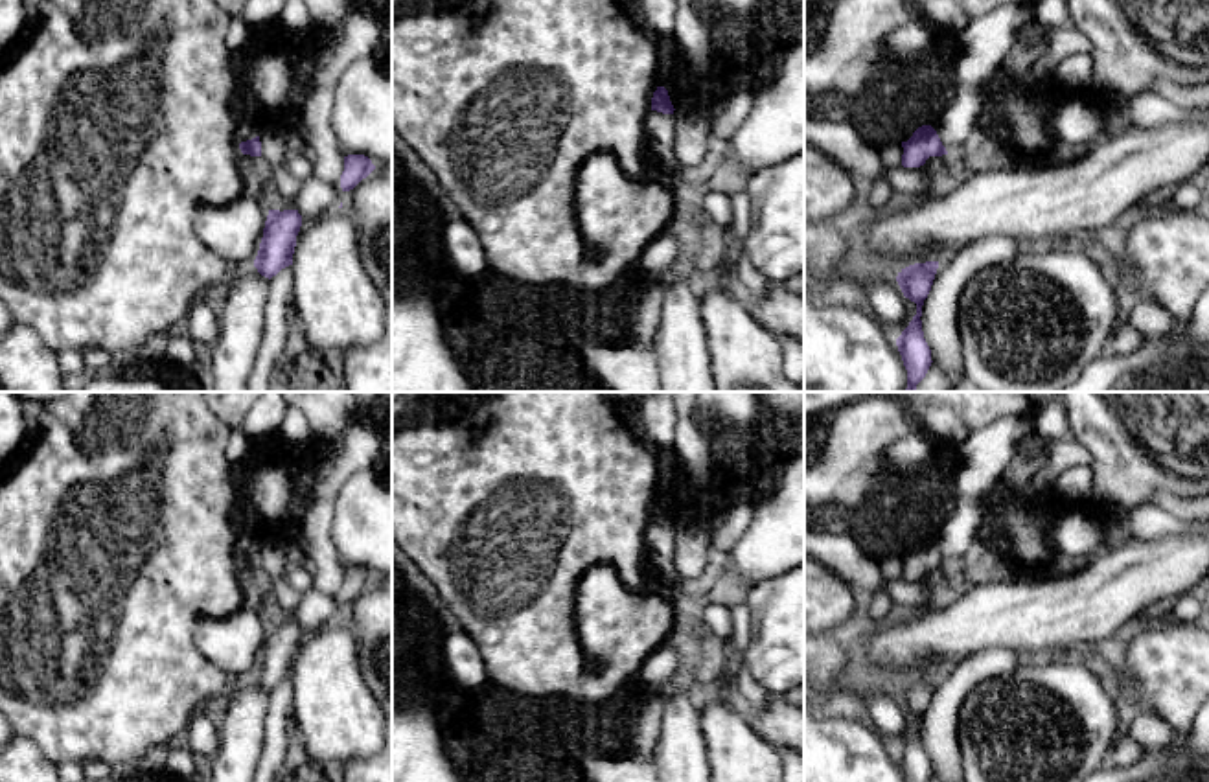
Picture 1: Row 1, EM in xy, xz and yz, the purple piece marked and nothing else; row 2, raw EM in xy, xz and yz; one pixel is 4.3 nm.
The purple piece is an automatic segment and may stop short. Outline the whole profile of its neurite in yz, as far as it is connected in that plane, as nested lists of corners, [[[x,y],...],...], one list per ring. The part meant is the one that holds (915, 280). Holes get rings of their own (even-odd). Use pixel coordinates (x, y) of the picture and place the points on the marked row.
[[[938,261],[915,263],[902,269],[896,282],[905,298],[916,304],[916,315],[909,326],[896,339],[898,351],[902,355],[904,366],[907,370],[907,388],[905,392],[915,392],[916,385],[926,377],[931,366],[931,350],[924,339],[922,331],[922,305],[927,298]]]

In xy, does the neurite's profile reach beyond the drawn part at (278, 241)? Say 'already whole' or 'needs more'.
already whole

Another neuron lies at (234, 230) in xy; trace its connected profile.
[[[241,195],[223,206],[204,204],[195,213],[199,239],[234,270],[254,263],[263,237],[269,208]]]

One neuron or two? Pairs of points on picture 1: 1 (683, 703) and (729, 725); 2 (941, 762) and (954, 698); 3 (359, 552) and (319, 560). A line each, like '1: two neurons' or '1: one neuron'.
1: two neurons
2: one neuron
3: two neurons

